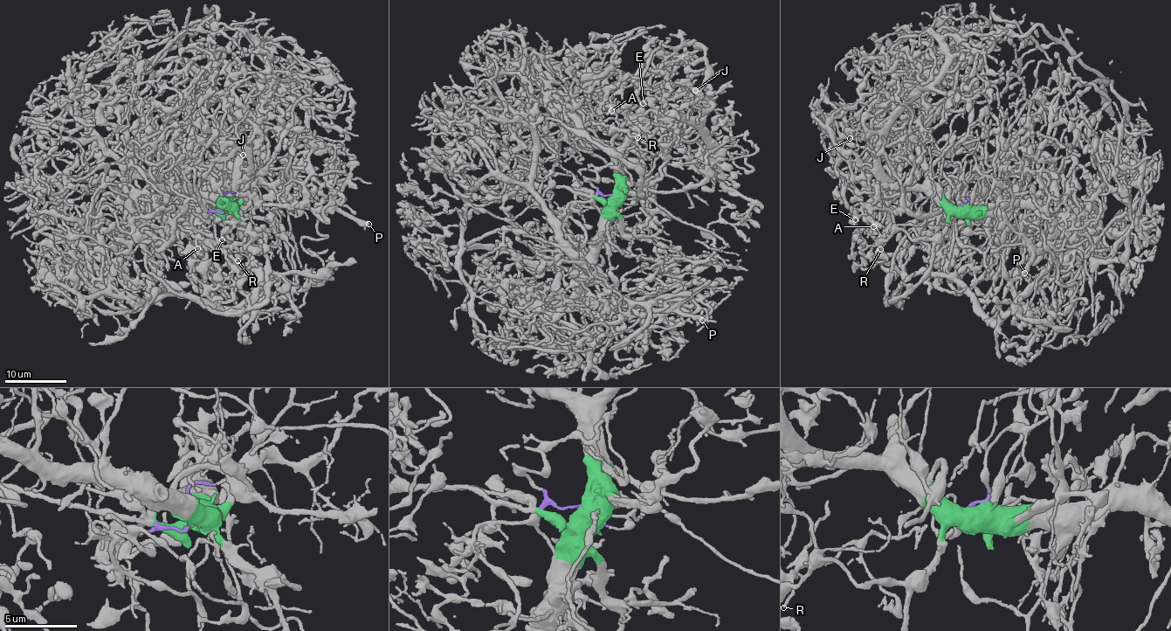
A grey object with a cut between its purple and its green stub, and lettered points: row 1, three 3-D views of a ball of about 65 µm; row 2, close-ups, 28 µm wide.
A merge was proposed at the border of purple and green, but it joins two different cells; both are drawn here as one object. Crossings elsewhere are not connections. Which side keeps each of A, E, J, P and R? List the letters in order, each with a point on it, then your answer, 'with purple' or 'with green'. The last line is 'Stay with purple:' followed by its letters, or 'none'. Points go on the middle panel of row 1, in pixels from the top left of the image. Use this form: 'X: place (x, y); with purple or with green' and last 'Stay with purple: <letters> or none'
A: place (611, 110); with purple
E: place (643, 103); with purple
J: place (695, 90); with green
P: place (702, 320); with green
R: place (637, 137); with purple
Stay with purple: A, E, R

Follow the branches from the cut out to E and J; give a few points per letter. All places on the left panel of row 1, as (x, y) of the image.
E: (225, 204), (199, 220), (206, 221), (206, 213), (230, 238), (228, 222), (236, 220), (223, 240)
J: (226, 203), (219, 208), (210, 199), (229, 186), (236, 158), (260, 135), (236, 149), (244, 155)

